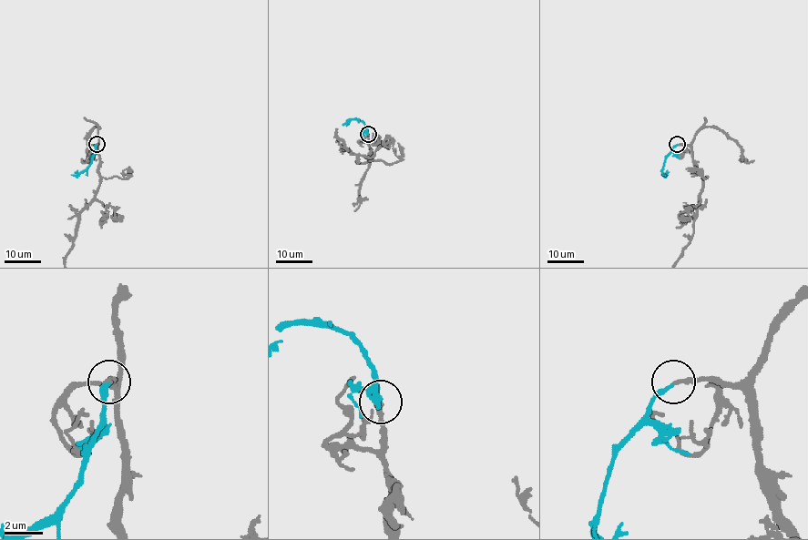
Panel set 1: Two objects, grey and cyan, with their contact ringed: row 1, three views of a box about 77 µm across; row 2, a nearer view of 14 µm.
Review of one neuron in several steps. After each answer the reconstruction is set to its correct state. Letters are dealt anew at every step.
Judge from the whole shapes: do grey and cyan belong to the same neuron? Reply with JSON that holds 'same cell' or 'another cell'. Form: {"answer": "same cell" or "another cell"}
{"answer": "same cell"}

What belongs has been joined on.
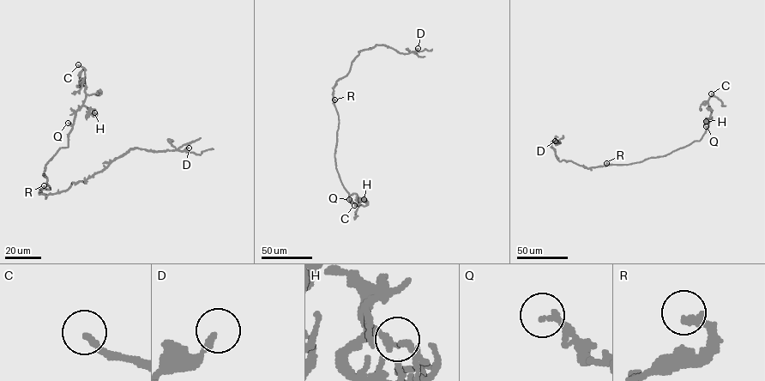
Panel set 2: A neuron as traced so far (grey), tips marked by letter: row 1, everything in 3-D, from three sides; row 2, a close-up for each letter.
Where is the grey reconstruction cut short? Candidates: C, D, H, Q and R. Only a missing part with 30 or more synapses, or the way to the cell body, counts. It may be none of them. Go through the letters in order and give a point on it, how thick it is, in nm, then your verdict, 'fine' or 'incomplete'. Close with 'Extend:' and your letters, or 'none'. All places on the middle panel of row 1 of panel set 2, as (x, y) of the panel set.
C: at (354, 205); 240 nm thick; incomplete
D: at (418, 48); 190 nm thick; fine
H: at (364, 199); 200 nm thick; fine
Q: at (349, 199); 240 nm thick; fine
R: at (334, 99); 340 nm thick; fine
Extend: C

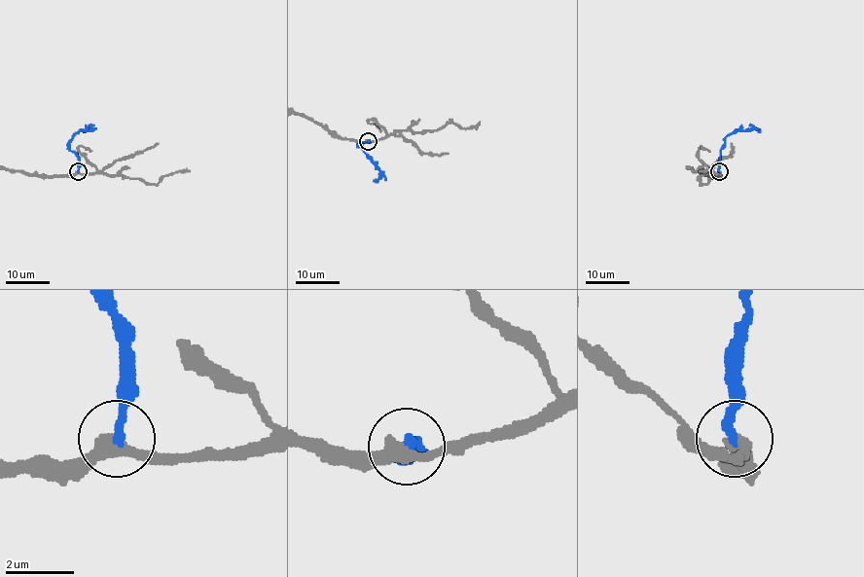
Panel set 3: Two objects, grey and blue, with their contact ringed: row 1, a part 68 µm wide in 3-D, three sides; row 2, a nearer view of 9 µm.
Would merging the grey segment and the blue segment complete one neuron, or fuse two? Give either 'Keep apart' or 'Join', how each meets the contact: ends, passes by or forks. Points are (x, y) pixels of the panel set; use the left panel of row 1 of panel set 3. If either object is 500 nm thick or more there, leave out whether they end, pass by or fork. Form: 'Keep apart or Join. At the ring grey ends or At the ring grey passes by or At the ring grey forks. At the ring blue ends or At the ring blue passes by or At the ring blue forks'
Keep apart. At the ring grey passes by. At the ring blue ends

